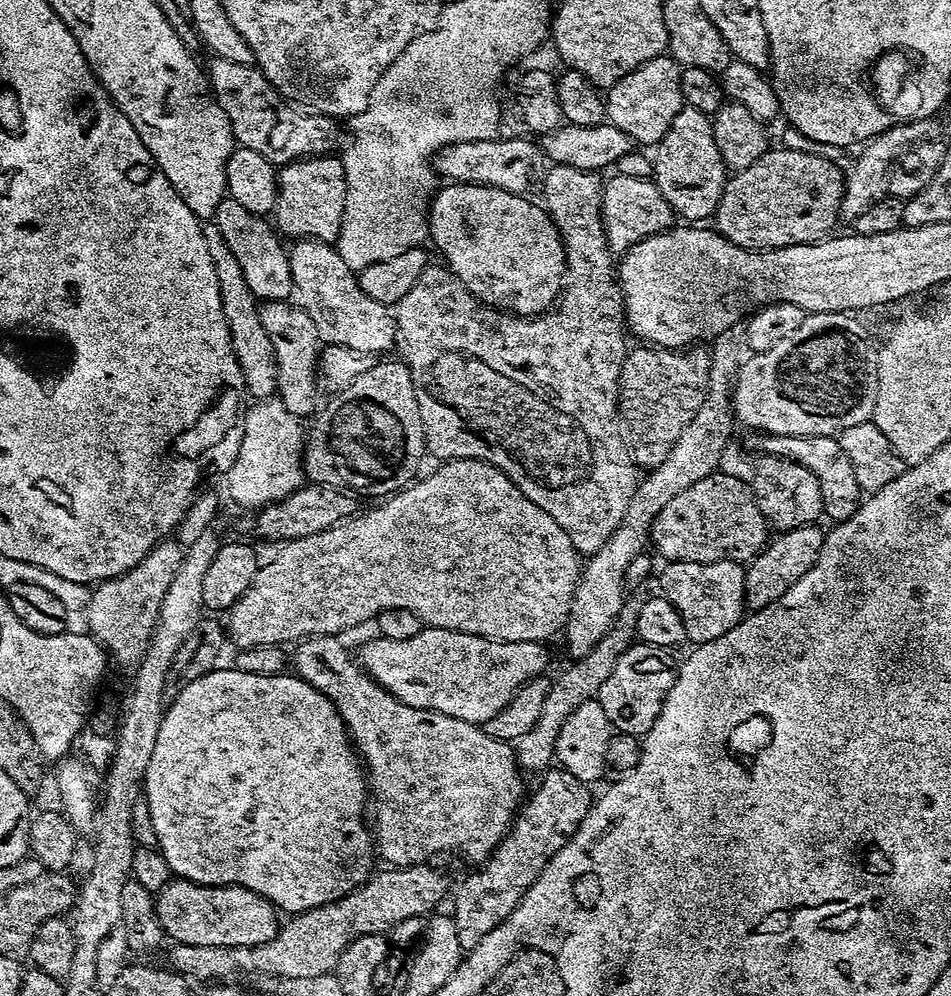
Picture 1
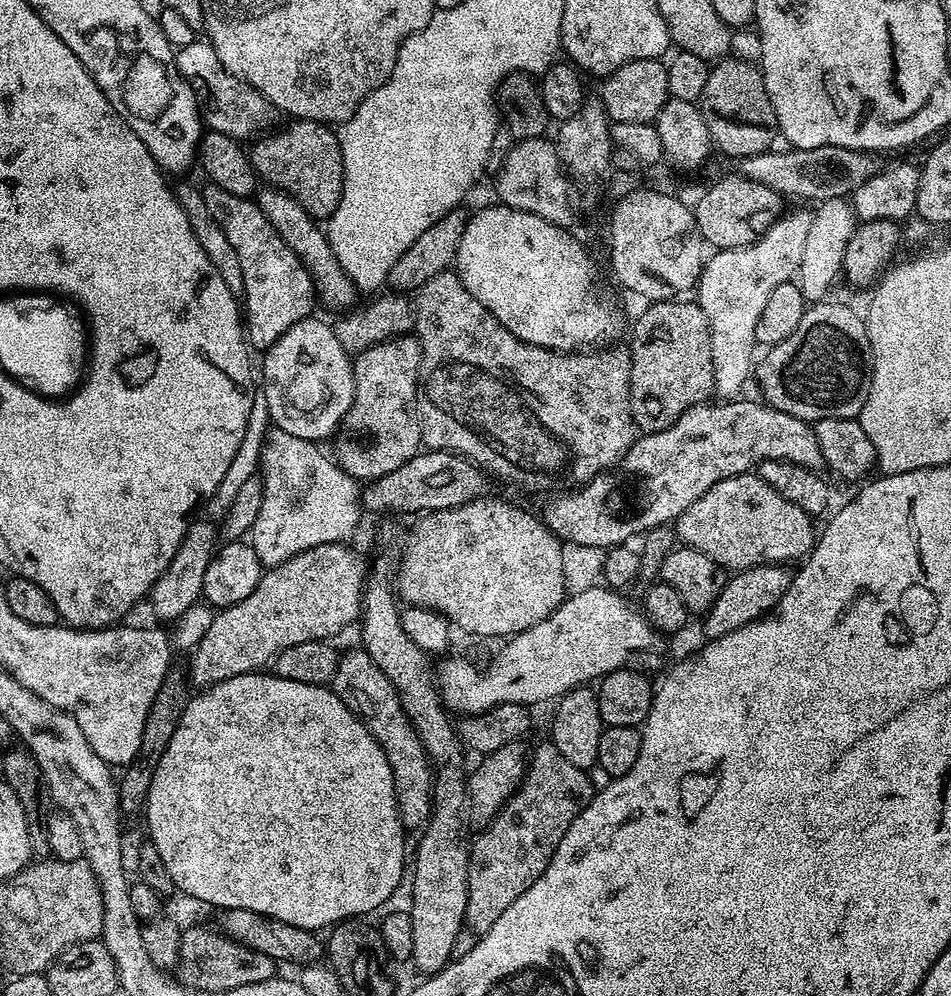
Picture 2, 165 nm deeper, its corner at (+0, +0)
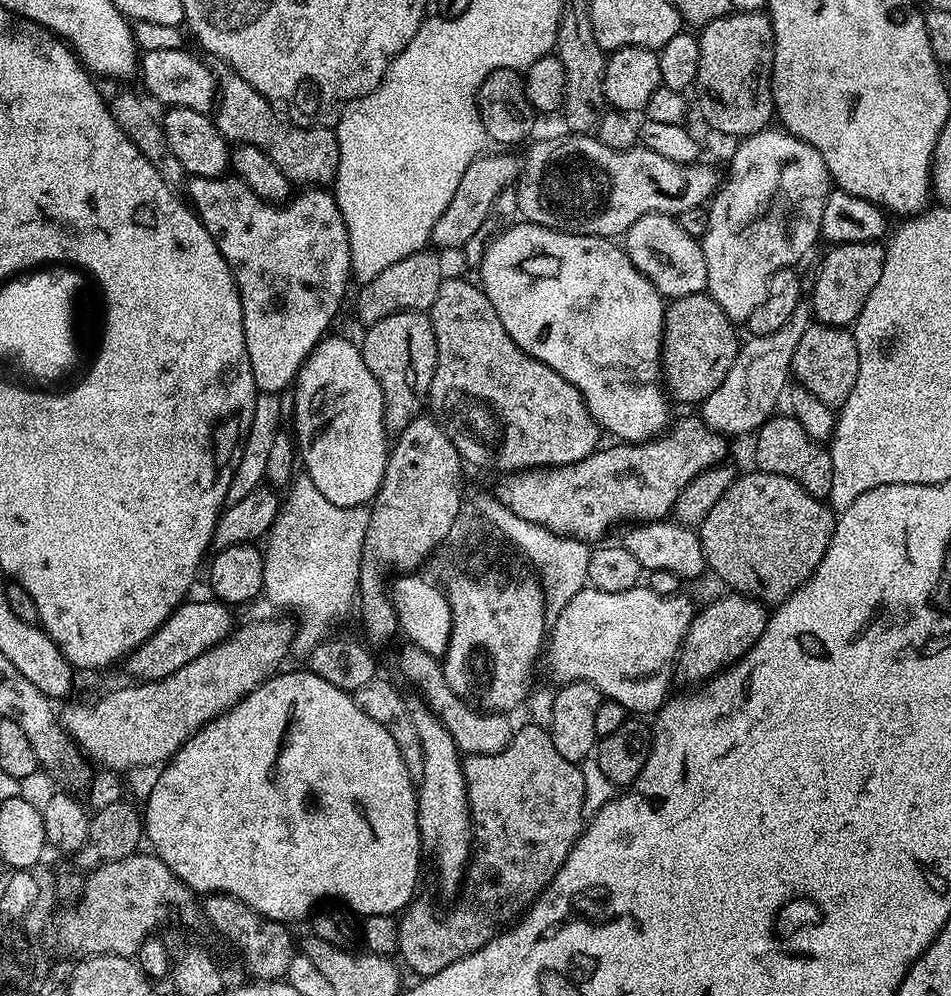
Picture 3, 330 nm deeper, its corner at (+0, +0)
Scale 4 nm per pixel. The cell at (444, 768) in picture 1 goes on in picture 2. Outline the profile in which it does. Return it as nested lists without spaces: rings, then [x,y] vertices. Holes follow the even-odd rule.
[[[344,652],[341,655],[330,687],[340,701],[368,727],[370,734],[382,746],[394,774],[396,804],[400,807],[400,820],[405,829],[423,829],[434,807],[434,768],[420,736],[402,710],[402,702],[386,674],[374,666],[367,652]]]

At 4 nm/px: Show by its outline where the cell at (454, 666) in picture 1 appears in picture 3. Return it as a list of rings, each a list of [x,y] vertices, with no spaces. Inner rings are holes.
[[[585,586],[568,601],[546,636],[546,660],[561,685],[581,680],[594,685],[601,697],[618,702],[625,713],[659,713],[669,699],[668,679],[678,660],[694,607],[684,594],[663,596],[647,586],[606,593]]]

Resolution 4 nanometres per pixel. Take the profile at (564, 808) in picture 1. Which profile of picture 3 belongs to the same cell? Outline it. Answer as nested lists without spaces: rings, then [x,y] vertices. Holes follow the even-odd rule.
[[[524,722],[513,731],[512,741],[502,750],[489,756],[465,755],[463,761],[474,847],[458,896],[460,901],[453,906],[452,913],[441,920],[436,920],[431,902],[421,898],[413,899],[398,916],[399,959],[412,968],[420,964],[424,976],[435,976],[437,968],[450,968],[454,962],[467,960],[470,953],[483,950],[513,921],[523,917],[539,901],[548,883],[562,871],[566,858],[571,856],[572,848],[586,828],[581,765],[558,754],[547,728]]]

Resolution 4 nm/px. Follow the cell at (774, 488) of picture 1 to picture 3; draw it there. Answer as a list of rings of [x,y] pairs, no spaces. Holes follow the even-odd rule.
[[[773,414],[759,427],[754,438],[756,438],[755,467],[759,471],[782,474],[798,482],[798,486],[802,486],[806,494],[827,501],[830,486],[834,482],[831,451],[821,441],[811,437],[792,414],[786,414],[786,416]]]

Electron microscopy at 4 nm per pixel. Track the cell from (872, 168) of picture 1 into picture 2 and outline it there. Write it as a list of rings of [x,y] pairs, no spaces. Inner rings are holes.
[[[845,198],[828,199],[821,201],[815,208],[815,214],[811,215],[810,228],[806,234],[805,249],[802,254],[802,262],[798,273],[798,283],[807,303],[821,303],[834,280],[841,275],[845,258],[846,246],[853,236],[857,226],[856,214],[851,203]]]

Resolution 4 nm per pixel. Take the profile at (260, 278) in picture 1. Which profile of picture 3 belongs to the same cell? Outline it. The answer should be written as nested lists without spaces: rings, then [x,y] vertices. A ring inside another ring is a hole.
[[[232,174],[214,178],[193,176],[187,181],[187,188],[187,199],[192,211],[210,238],[214,238],[222,258],[226,258],[230,266],[236,288],[240,291],[246,354],[250,358],[250,370],[254,370],[256,387],[260,392],[283,393],[283,388],[295,381],[300,367],[314,346],[331,329],[328,327],[344,300],[344,287],[350,281],[350,242],[336,197],[323,187],[308,186],[301,191],[304,192],[301,196],[293,195],[283,206],[270,204],[258,198],[250,186]]]

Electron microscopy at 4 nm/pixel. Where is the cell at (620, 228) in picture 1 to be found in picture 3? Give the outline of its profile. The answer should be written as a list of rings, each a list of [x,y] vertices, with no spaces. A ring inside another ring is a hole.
[[[651,212],[634,226],[630,226],[622,237],[622,247],[628,253],[630,262],[646,277],[665,298],[689,296],[704,292],[708,287],[706,258],[701,241],[682,230],[679,219]]]

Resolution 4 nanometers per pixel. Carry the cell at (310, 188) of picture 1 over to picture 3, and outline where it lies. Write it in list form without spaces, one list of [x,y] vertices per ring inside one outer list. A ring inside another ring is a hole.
[[[224,66],[218,72],[218,95],[214,105],[214,119],[218,130],[229,142],[258,146],[282,174],[296,186],[332,186],[338,174],[340,151],[335,131],[319,126],[293,124],[268,99],[250,86],[231,68]]]

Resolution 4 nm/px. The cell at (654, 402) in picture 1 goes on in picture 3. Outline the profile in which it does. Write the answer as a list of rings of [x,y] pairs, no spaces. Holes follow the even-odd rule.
[[[704,292],[677,296],[665,307],[664,341],[660,347],[660,366],[664,387],[673,401],[681,400],[684,404],[699,405],[722,384],[742,345],[741,338],[736,337],[736,328],[737,325],[726,314],[726,310],[722,310],[722,306],[718,306],[718,302],[714,302],[714,298]]]

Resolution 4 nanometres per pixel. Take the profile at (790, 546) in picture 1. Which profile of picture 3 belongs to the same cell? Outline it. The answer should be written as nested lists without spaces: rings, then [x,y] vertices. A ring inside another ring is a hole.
[[[727,594],[712,600],[704,609],[697,611],[692,617],[688,633],[684,635],[683,645],[678,653],[678,668],[696,682],[707,682],[719,672],[731,669],[756,647],[758,638],[770,623],[770,612],[759,600],[750,596]]]

